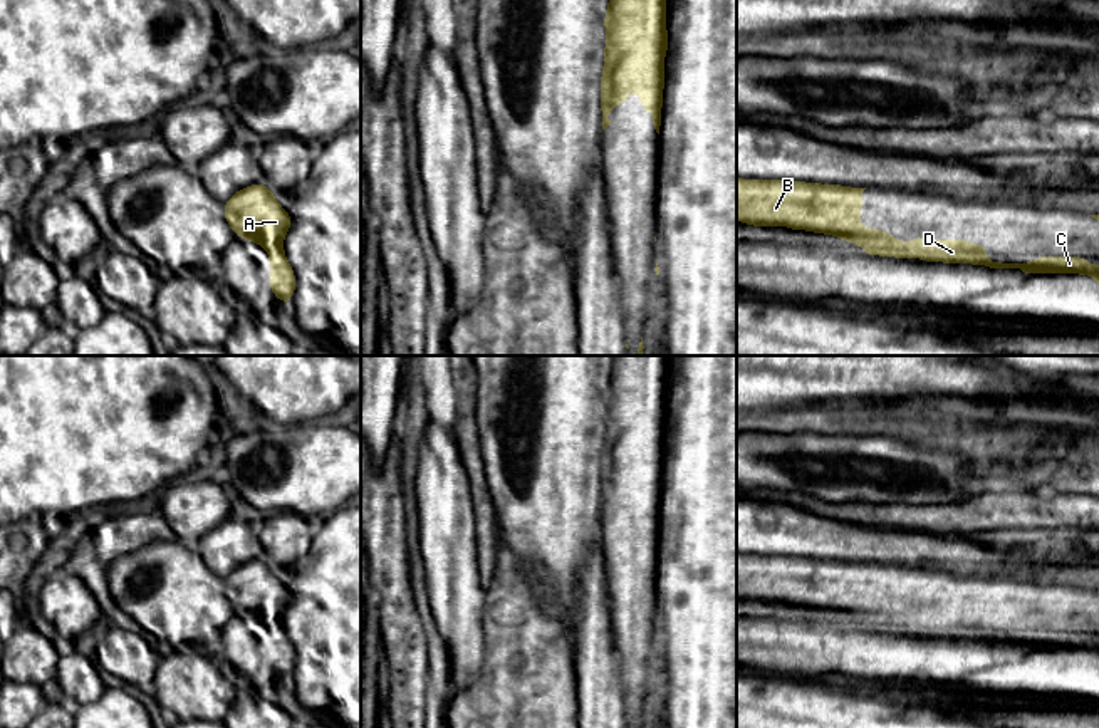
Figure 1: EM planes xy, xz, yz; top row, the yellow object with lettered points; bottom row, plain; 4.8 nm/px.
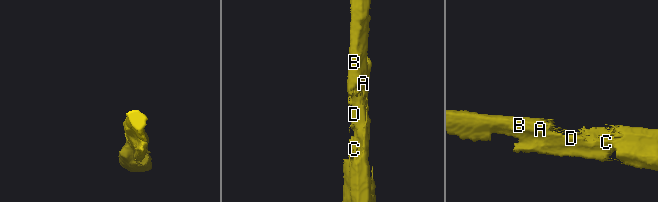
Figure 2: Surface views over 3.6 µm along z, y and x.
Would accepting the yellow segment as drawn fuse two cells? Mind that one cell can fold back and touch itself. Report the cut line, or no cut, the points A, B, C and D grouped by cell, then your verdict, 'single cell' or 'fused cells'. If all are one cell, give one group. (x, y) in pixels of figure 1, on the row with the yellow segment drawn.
no cut | A B C D | single cell

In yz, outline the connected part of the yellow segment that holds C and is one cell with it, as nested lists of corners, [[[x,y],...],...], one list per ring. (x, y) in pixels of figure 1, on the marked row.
[[[737,178],[737,220],[753,226],[784,225],[790,230],[809,230],[814,233],[827,233],[839,237],[844,242],[856,242],[866,255],[896,257],[896,258],[923,258],[926,262],[945,263],[973,263],[990,268],[1020,268],[1023,277],[1034,272],[1042,273],[1081,273],[1092,275],[1099,283],[1099,267],[1086,262],[1081,257],[1040,257],[1027,263],[1002,263],[993,262],[985,255],[985,243],[973,245],[968,240],[921,240],[911,238],[903,245],[896,237],[883,230],[861,228],[861,206],[866,203],[866,188],[820,185],[785,179],[742,179]]]

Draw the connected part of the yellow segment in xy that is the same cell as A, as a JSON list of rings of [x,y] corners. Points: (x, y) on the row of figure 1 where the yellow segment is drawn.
[[[250,185],[225,201],[225,220],[237,237],[260,243],[270,257],[268,275],[273,295],[289,305],[295,292],[295,273],[284,255],[284,235],[292,226],[290,215],[273,198],[267,185]]]

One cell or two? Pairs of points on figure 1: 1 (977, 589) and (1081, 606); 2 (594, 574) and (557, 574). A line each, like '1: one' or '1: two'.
1: one
2: two

